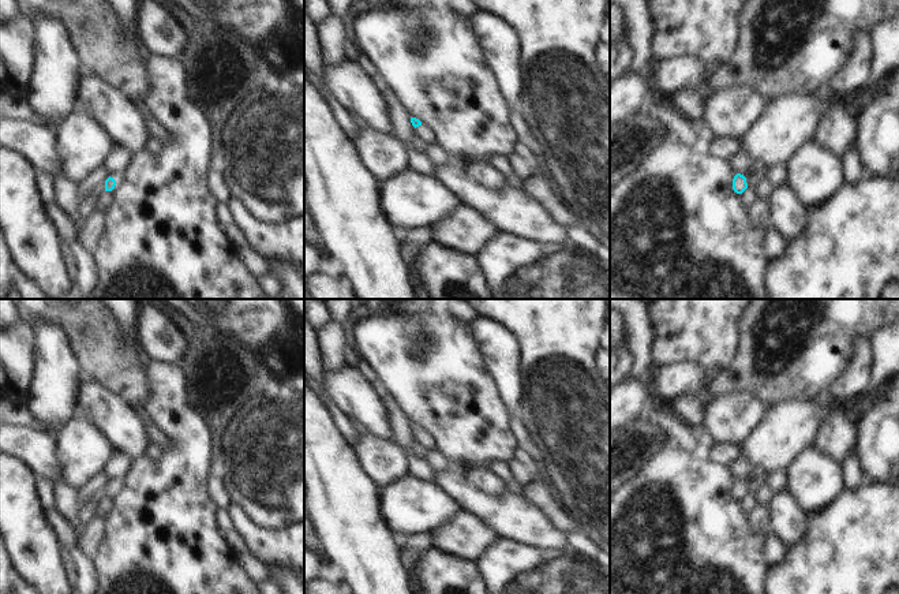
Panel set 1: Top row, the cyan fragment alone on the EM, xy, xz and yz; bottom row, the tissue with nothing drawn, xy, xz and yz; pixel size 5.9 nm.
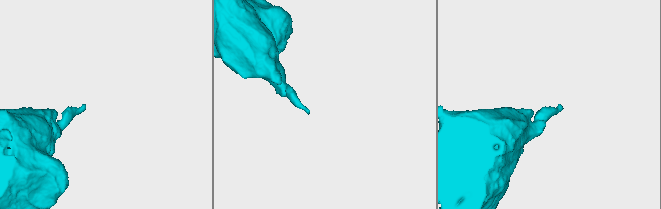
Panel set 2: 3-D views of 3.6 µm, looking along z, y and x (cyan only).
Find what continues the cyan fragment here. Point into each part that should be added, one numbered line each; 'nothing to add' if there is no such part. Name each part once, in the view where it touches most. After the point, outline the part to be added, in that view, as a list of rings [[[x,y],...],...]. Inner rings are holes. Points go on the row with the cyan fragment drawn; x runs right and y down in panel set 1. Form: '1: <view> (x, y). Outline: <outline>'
1: yz (742, 163). Outline: [[[741,152],[730,160],[733,171],[743,176],[746,176],[750,171],[754,171],[754,162],[753,157],[746,152]]]

